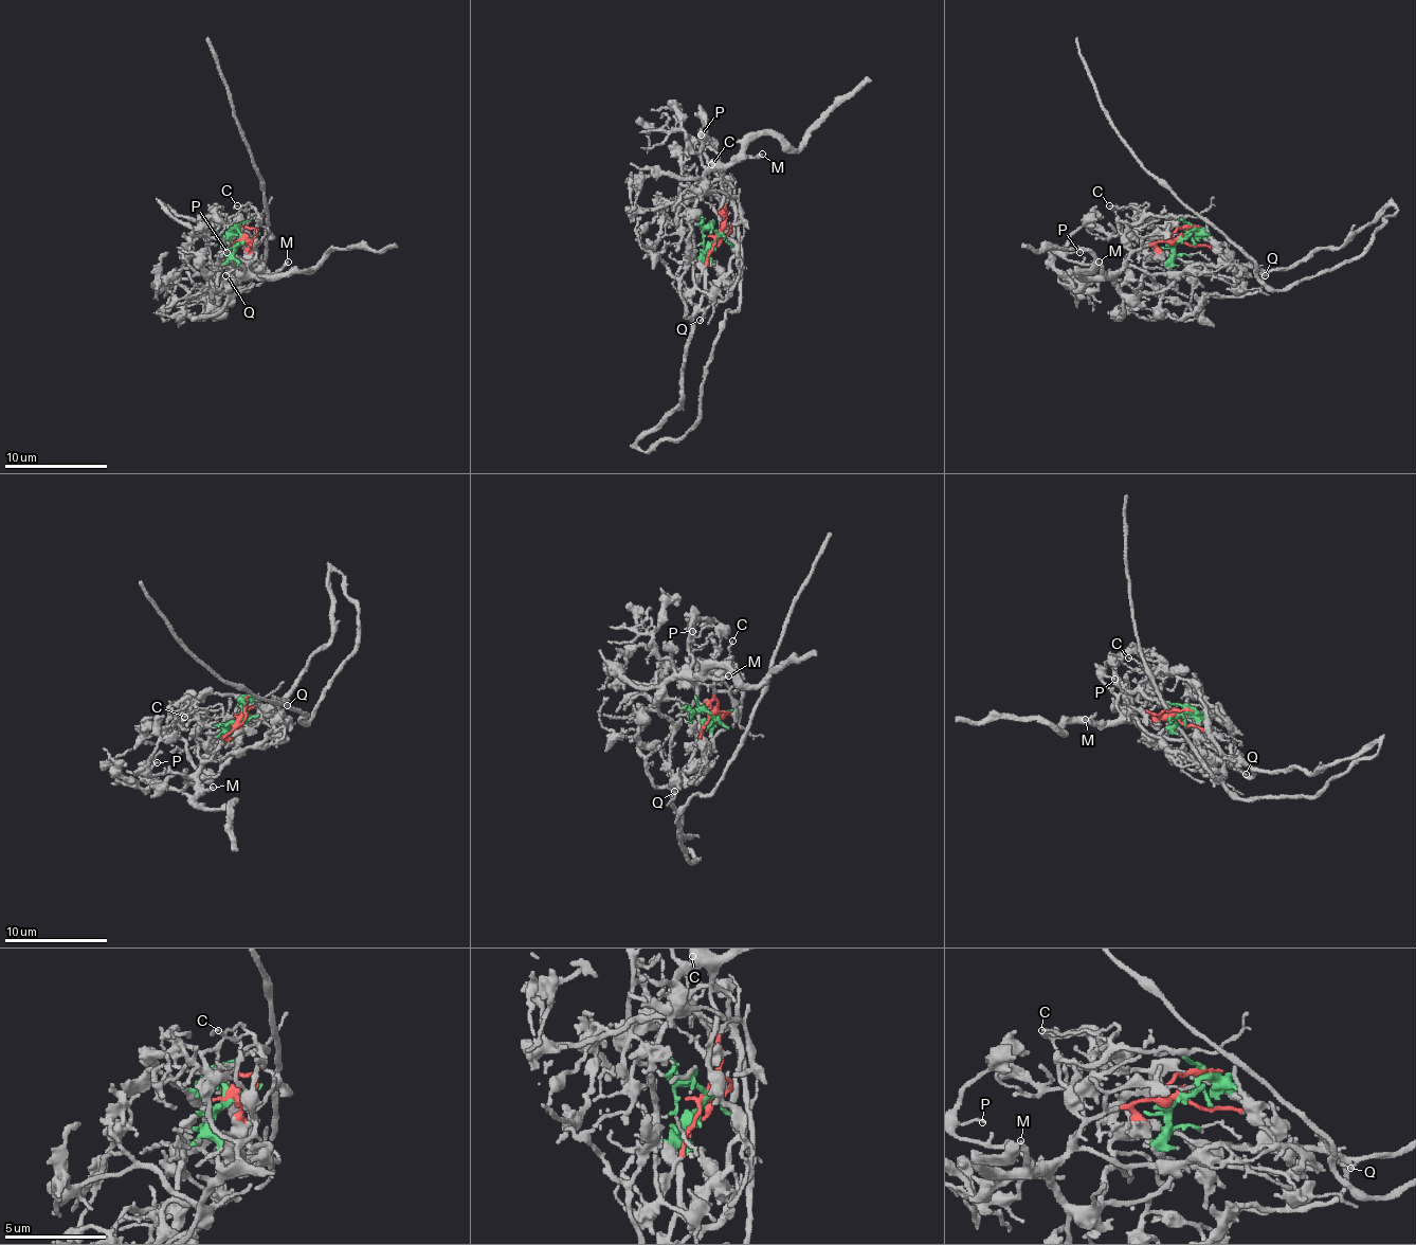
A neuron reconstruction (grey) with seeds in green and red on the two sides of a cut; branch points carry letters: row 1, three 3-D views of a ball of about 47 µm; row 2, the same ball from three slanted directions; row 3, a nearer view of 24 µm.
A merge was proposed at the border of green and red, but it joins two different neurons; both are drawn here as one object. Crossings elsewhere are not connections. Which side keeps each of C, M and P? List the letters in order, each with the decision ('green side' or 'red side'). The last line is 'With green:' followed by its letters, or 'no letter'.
C: green side
M: red side
P: red side
With green: C

